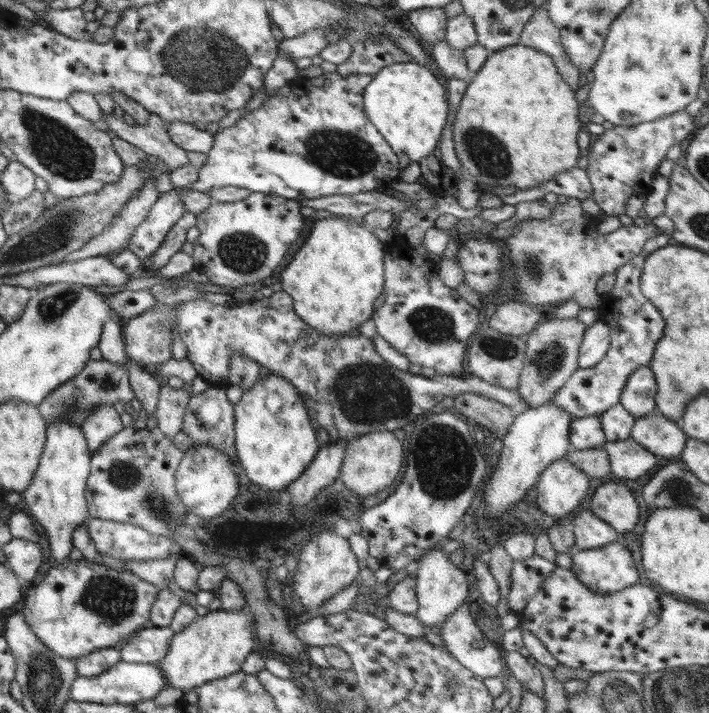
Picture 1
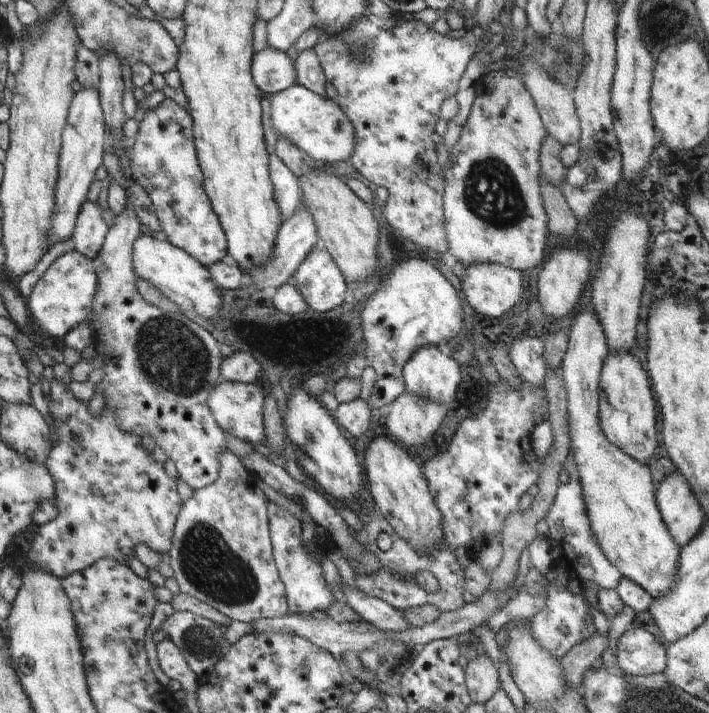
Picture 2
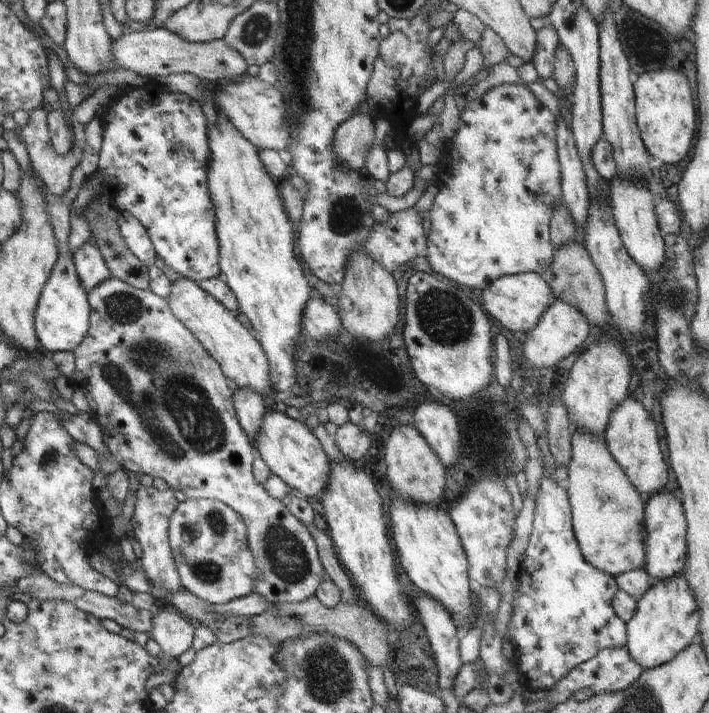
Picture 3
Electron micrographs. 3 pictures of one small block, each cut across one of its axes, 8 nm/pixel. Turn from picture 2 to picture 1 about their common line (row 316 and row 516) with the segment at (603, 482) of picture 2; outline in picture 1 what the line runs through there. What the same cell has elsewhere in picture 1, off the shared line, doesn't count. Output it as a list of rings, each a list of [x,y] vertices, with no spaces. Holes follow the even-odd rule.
[[[589,509],[580,512],[572,519],[571,532],[575,537],[576,547],[580,550],[602,548],[616,542],[618,532],[611,528],[604,520],[597,518]]]

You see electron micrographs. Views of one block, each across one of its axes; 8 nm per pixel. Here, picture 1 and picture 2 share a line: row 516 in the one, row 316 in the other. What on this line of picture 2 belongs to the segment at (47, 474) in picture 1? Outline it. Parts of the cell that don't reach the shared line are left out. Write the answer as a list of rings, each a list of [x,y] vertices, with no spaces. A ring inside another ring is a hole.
[[[66,252],[54,260],[26,298],[26,308],[32,316],[31,320],[35,319],[37,322],[34,326],[51,340],[62,341],[74,326],[90,319],[92,300],[98,286],[93,266],[94,263],[80,252]]]

